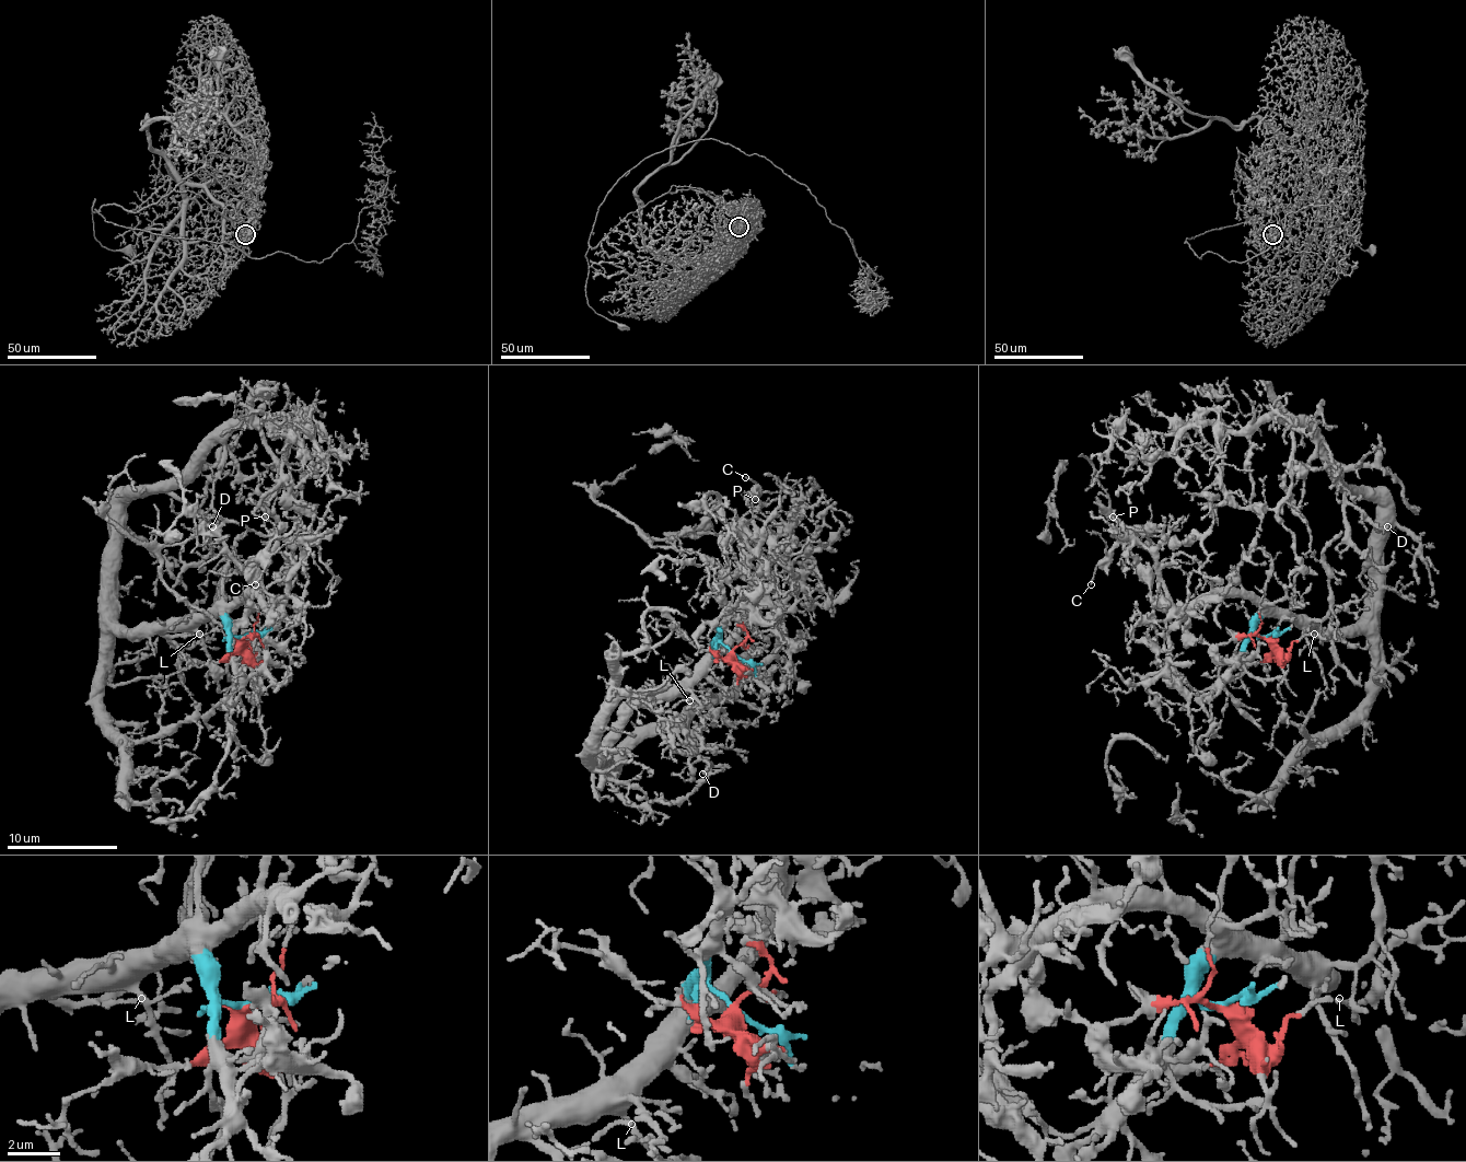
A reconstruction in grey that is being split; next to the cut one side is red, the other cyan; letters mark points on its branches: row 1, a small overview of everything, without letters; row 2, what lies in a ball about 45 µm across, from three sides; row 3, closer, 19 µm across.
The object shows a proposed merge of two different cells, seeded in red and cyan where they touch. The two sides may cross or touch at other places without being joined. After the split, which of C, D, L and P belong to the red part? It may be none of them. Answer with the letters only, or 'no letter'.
C, P

